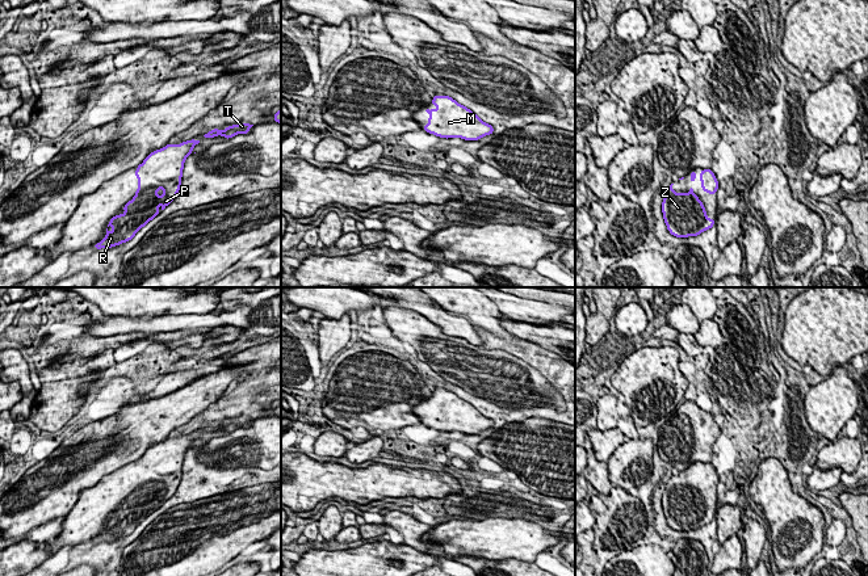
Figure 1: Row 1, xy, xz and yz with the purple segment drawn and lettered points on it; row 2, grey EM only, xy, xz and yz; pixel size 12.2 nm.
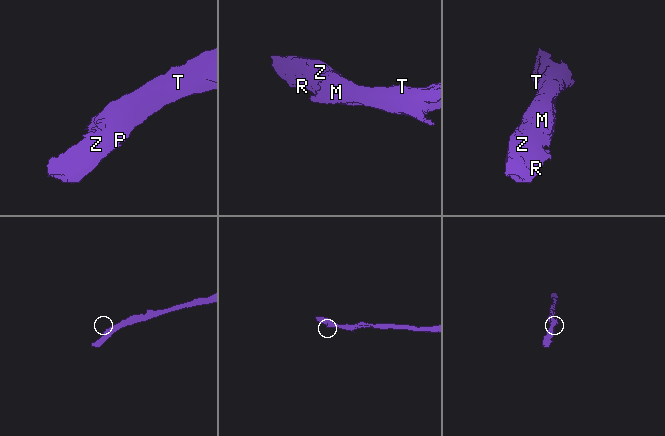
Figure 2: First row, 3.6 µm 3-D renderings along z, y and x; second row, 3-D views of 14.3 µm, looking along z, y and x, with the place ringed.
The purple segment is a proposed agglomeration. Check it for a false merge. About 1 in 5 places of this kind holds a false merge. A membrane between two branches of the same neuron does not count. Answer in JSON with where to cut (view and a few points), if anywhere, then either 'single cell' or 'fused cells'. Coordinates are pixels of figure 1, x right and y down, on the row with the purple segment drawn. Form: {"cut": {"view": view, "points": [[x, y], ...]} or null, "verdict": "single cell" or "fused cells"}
{"cut": null, "verdict": "single cell"}

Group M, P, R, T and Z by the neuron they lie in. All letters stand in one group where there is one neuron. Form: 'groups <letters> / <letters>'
groups M P R T Z

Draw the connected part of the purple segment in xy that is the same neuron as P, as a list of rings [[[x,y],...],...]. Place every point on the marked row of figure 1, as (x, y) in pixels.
[[[190,139],[180,144],[168,143],[164,148],[152,151],[143,163],[137,167],[135,177],[139,185],[135,190],[135,195],[123,205],[123,214],[118,214],[109,220],[108,227],[112,226],[114,230],[110,232],[106,228],[105,237],[100,243],[96,243],[93,248],[113,248],[130,241],[141,228],[158,216],[160,214],[158,206],[162,203],[162,210],[164,210],[176,198],[181,186],[184,163],[193,152],[193,147],[198,143],[200,140]]]

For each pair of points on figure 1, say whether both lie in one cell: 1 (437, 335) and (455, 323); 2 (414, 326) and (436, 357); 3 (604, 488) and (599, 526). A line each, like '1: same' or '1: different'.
1: different
2: same
3: different

